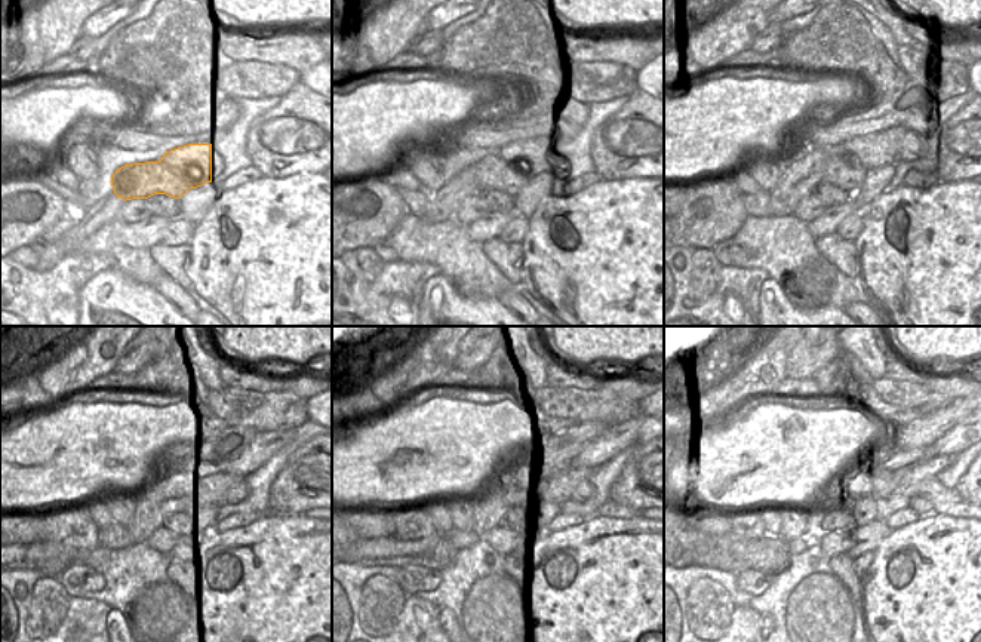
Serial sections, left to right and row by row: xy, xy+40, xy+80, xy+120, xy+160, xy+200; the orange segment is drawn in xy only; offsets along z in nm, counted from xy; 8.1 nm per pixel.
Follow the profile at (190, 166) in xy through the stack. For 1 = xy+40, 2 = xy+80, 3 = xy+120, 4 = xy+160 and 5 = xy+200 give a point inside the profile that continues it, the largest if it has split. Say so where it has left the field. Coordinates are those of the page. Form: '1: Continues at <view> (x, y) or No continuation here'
1: Continues at xy+40 (500, 172)
2: Continues at xy+80 (876, 150)
3: Continues at xy+120 (217, 488)
4: Continues at xy+160 (572, 485)
5: Continues at xy+200 (907, 482)

